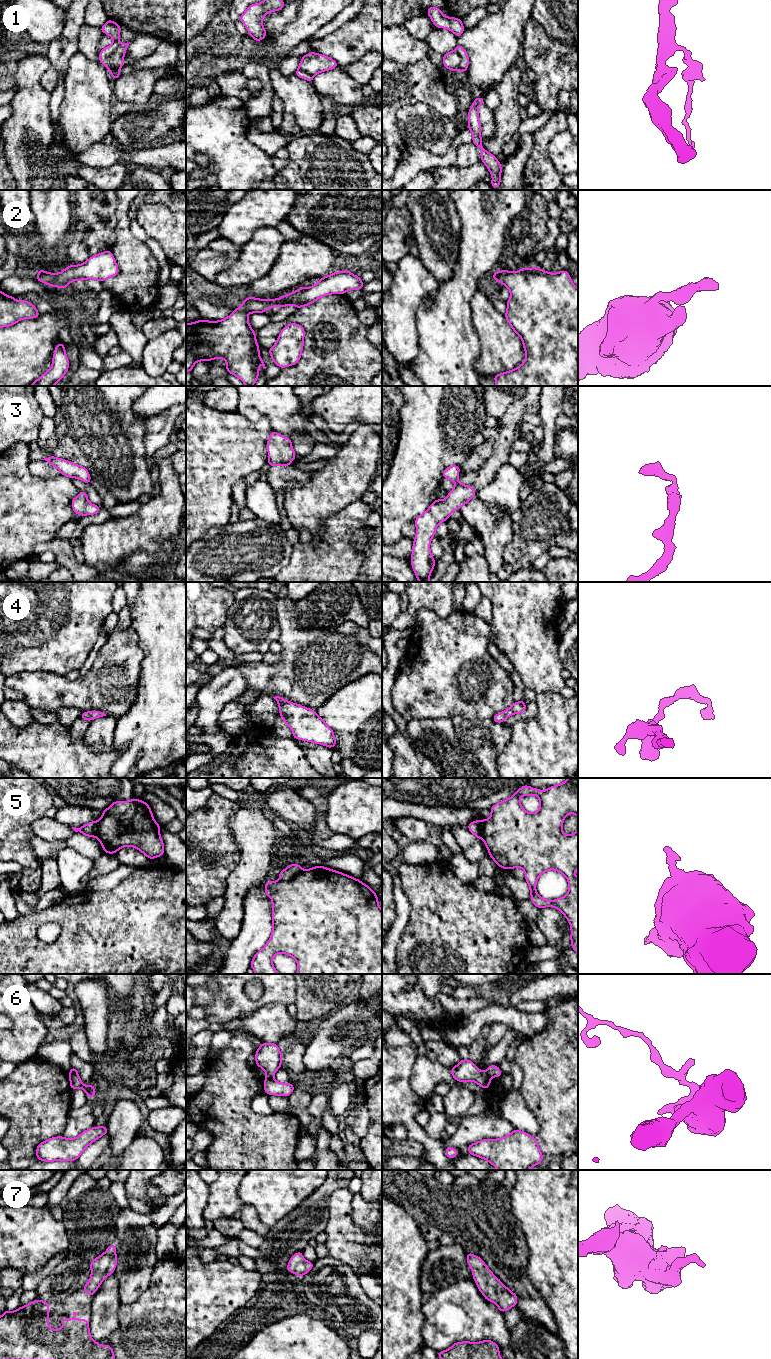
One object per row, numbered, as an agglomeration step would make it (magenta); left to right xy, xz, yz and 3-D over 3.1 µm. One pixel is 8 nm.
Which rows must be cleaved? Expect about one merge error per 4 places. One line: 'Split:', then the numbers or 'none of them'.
Split: 1, 5, 6

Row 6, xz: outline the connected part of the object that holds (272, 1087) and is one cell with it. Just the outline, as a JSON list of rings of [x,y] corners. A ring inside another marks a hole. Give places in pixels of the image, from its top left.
[[[274,1079],[264,1080],[264,1091],[268,1095],[278,1095],[289,1097],[295,1087],[291,1083],[280,1083]]]

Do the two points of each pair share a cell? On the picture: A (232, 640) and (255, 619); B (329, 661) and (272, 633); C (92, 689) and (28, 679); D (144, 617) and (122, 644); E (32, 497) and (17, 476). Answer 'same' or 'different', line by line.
A: same
B: different
C: same
D: different
E: same

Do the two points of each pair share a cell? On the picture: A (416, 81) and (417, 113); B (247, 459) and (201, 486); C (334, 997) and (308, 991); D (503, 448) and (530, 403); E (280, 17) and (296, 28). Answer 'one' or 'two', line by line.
A: two
B: one
C: one
D: one
E: two

